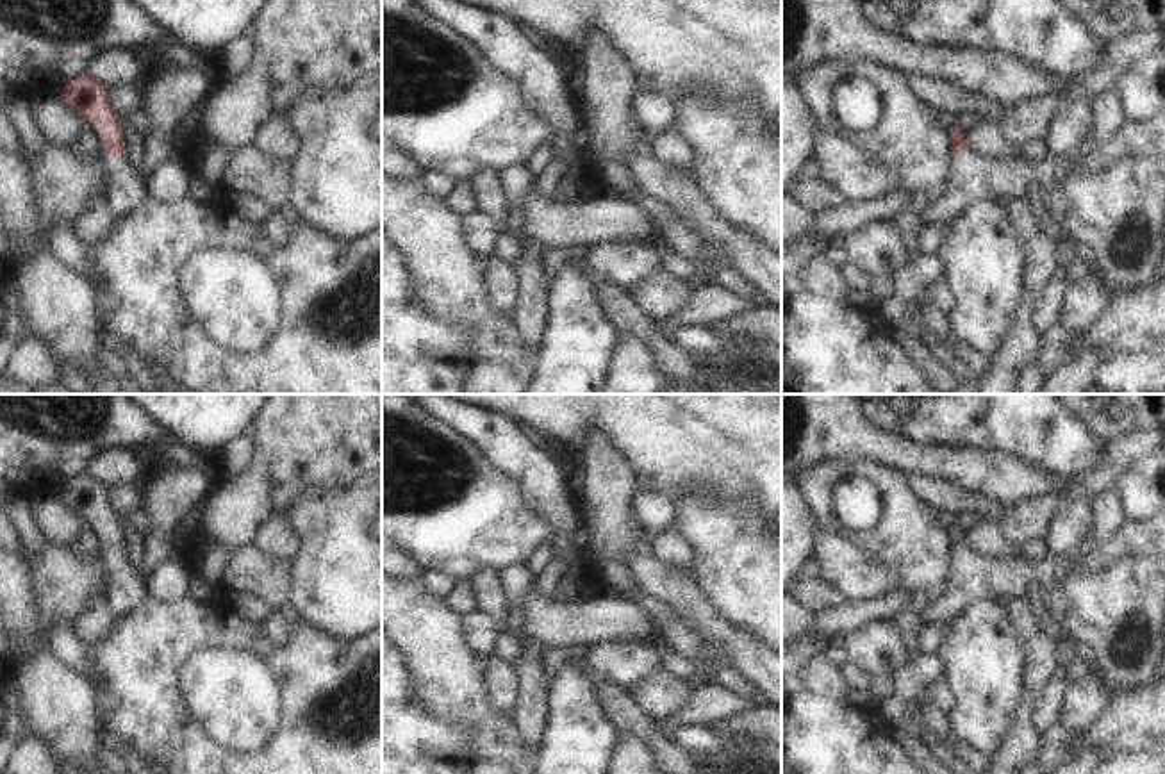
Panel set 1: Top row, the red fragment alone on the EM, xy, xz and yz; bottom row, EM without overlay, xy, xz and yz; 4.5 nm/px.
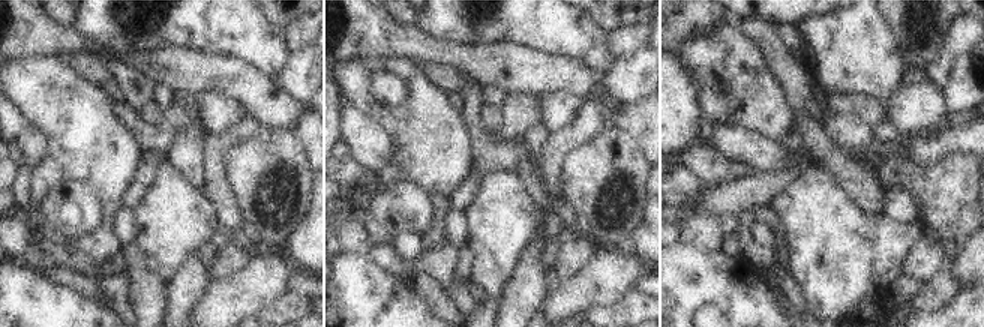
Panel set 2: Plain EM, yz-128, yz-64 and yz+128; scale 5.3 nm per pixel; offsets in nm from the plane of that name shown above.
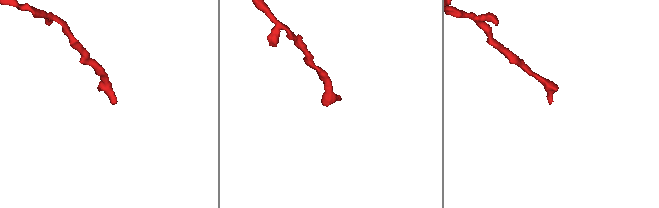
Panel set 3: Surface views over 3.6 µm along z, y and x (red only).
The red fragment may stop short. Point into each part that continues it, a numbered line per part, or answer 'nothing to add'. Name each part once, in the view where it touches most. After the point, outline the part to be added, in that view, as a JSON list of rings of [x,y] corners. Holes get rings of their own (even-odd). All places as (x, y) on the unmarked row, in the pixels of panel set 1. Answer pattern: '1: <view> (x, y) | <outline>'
1: yz (976, 578) | [[[971,546],[954,558],[951,585],[931,608],[931,624],[956,621],[974,603],[1026,597],[1028,589],[1044,585],[1063,572],[1062,556],[1049,555],[1040,564],[1022,556],[988,558]]]

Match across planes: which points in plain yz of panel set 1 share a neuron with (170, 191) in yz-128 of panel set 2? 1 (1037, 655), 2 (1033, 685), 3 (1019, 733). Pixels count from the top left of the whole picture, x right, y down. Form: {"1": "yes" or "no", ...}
{"1": "no", "2": "no", "3": "no"}

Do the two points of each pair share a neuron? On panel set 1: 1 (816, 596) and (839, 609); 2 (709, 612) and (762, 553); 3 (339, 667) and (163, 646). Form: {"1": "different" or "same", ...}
{"1": "same", "2": "different", "3": "same"}

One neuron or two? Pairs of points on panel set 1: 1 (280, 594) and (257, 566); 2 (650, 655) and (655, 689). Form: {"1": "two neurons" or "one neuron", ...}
{"1": "one neuron", "2": "two neurons"}

